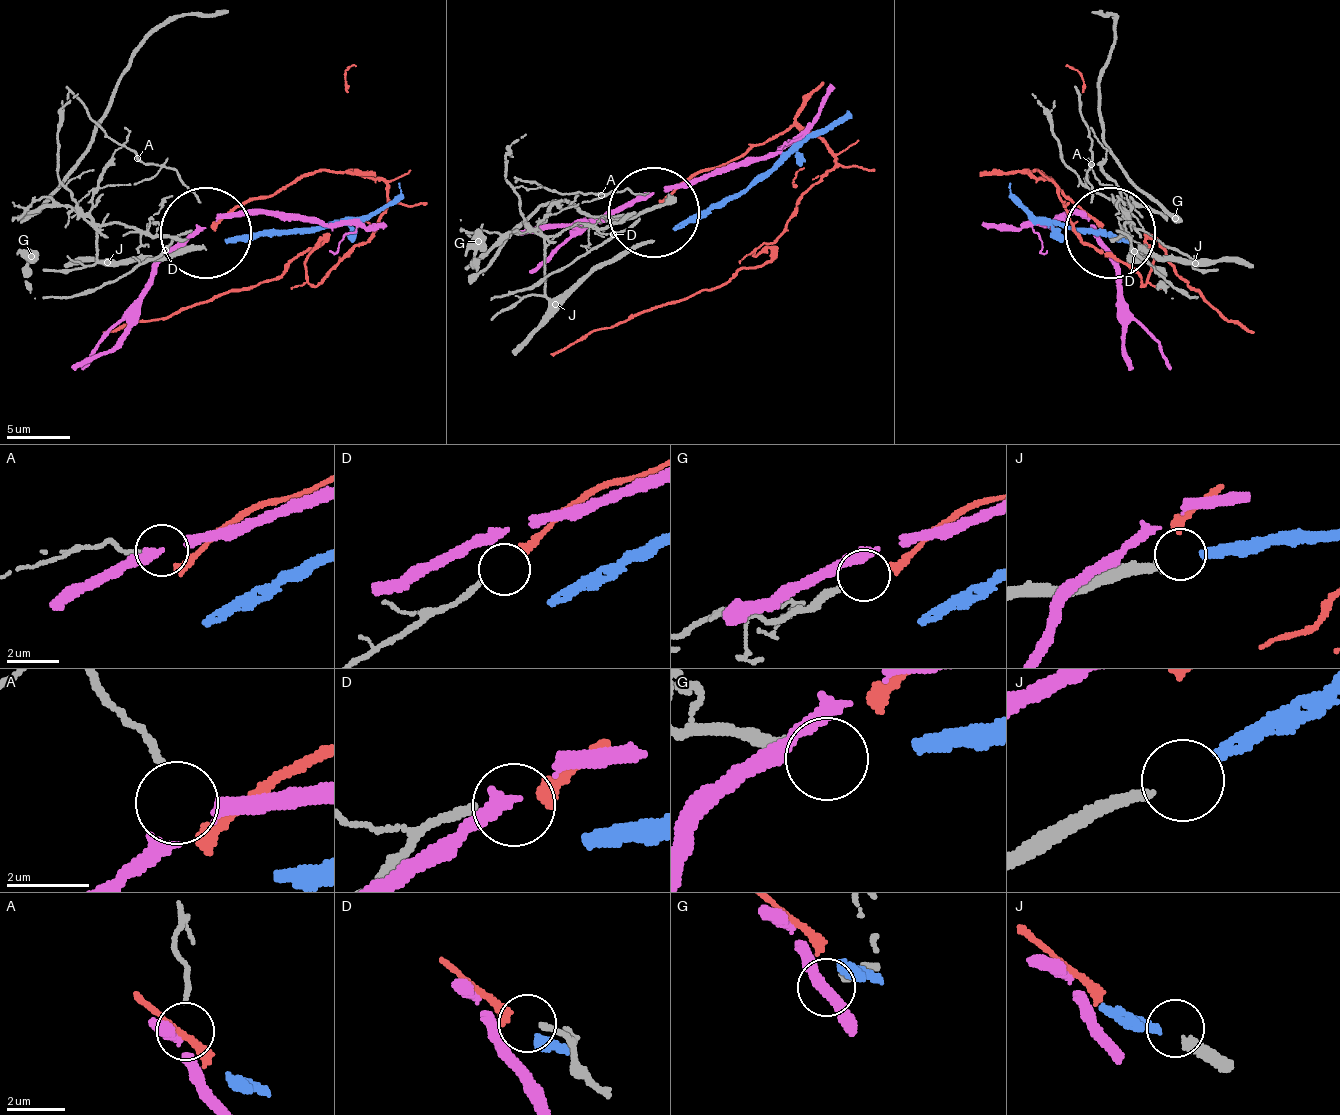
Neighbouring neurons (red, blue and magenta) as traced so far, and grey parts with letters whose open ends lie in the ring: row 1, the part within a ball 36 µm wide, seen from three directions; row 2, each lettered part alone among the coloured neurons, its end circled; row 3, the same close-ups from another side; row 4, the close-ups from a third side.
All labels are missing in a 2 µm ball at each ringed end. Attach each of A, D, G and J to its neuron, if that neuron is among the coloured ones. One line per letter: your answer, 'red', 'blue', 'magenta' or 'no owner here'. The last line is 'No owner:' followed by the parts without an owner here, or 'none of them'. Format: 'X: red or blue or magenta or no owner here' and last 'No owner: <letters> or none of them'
A: magenta
D: red
G: no owner here
J: blue
No owner: G

